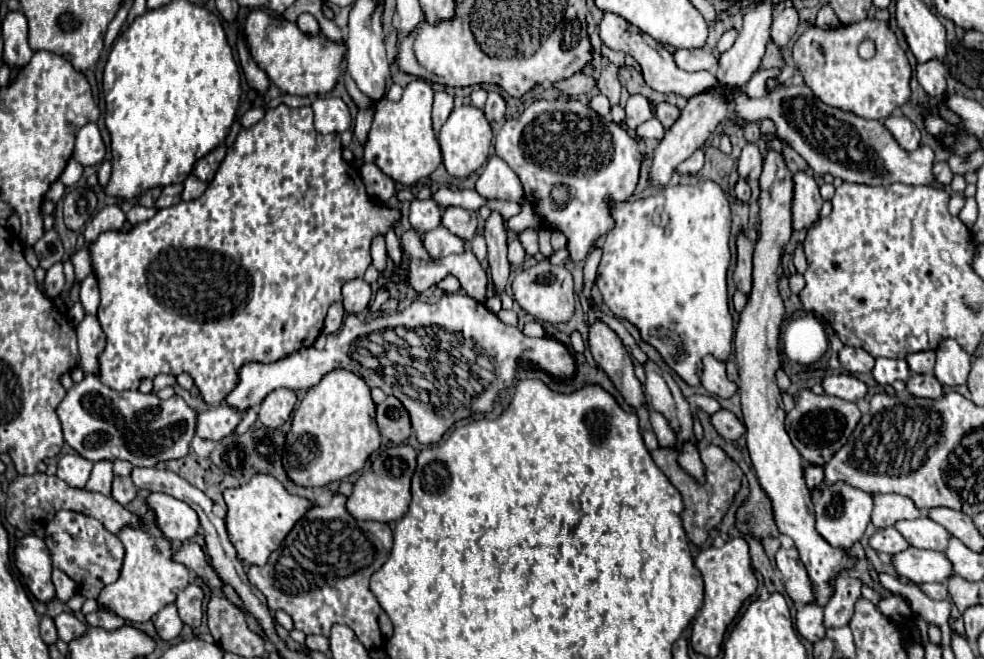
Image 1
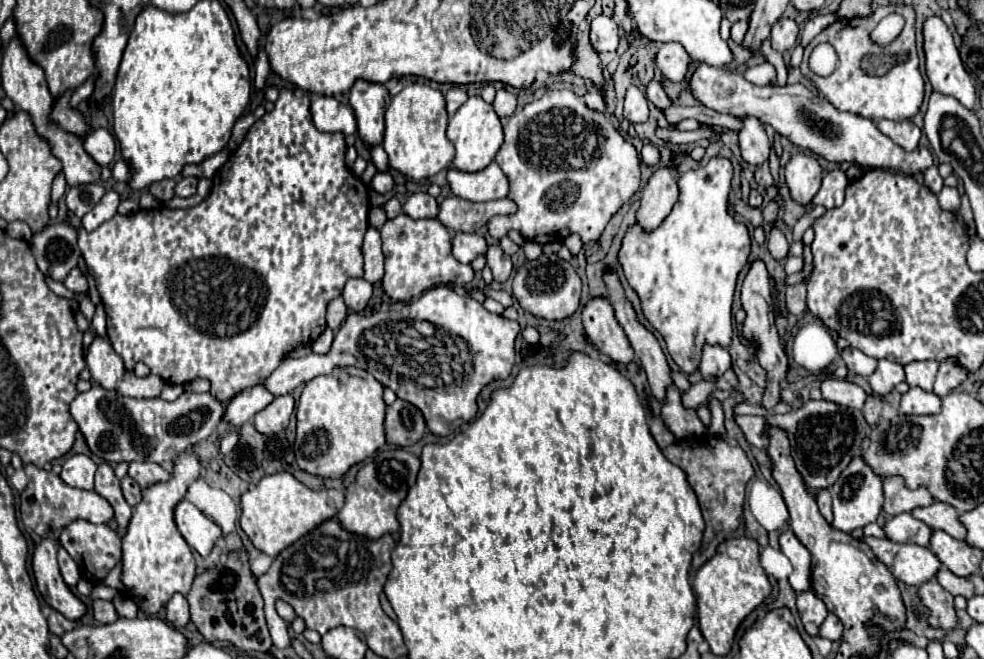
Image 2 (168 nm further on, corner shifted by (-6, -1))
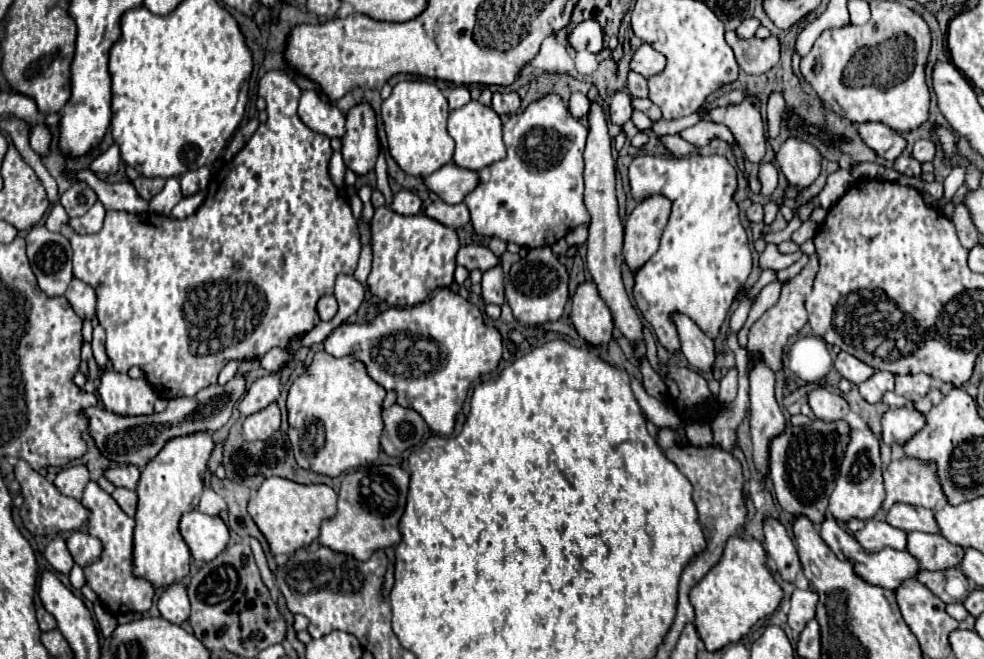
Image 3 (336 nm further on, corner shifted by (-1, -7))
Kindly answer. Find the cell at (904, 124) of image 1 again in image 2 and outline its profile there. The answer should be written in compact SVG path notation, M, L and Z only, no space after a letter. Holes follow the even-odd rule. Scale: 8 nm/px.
M879 120L877 128L905 150L915 150L919 146L921 128L917 128L911 120L899 120L899 122Z

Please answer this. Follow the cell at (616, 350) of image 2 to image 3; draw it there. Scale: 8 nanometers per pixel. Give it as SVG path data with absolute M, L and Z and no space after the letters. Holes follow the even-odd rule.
M592 280L578 284L572 296L570 320L578 336L592 346L606 346L612 340L612 316Z

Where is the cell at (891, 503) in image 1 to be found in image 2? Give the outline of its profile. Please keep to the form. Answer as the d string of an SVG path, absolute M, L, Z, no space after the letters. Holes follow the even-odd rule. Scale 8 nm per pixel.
M897 476L883 480L883 494L885 494L883 512L887 516L913 512L915 508L925 508L933 502L933 498L929 496L929 490L925 486L917 488L917 490L909 490L909 488L905 488L903 480Z

